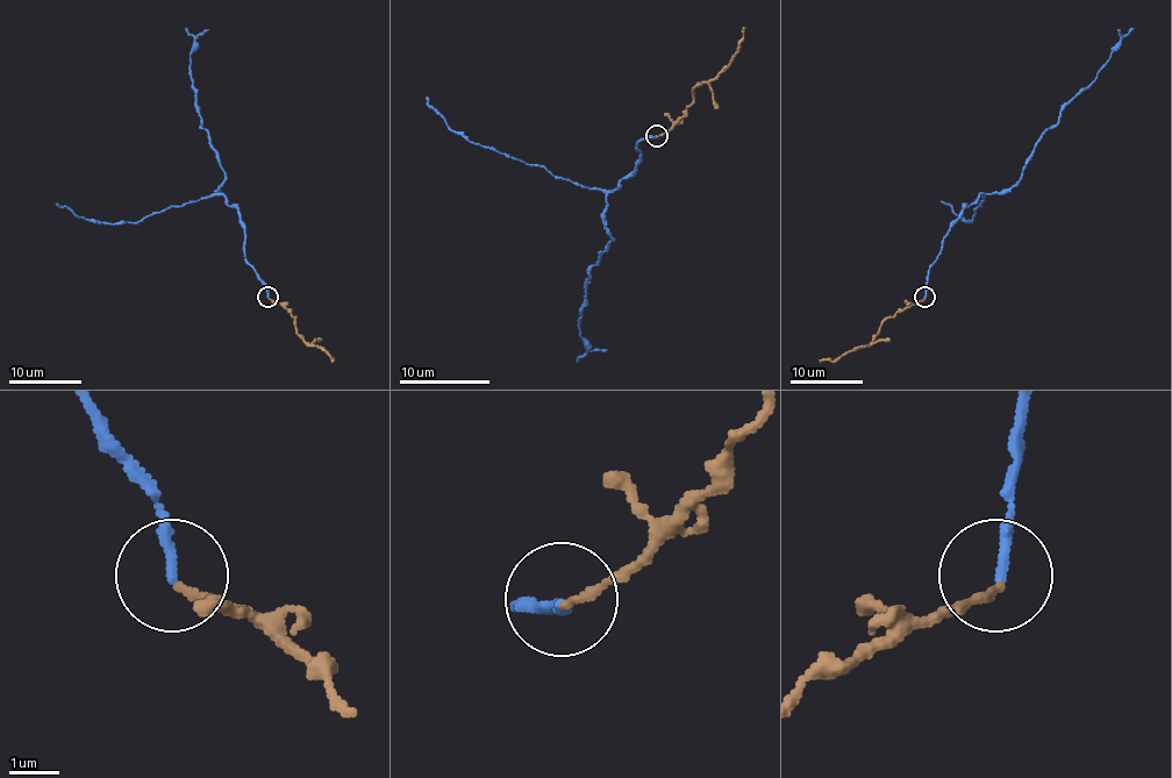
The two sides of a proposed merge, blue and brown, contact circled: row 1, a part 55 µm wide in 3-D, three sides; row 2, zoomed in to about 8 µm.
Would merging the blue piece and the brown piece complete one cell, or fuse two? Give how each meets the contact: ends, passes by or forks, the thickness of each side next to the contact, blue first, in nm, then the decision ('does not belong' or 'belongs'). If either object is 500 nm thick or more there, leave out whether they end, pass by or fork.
blue ends | brown ends | 200/160 nm | does not belong

